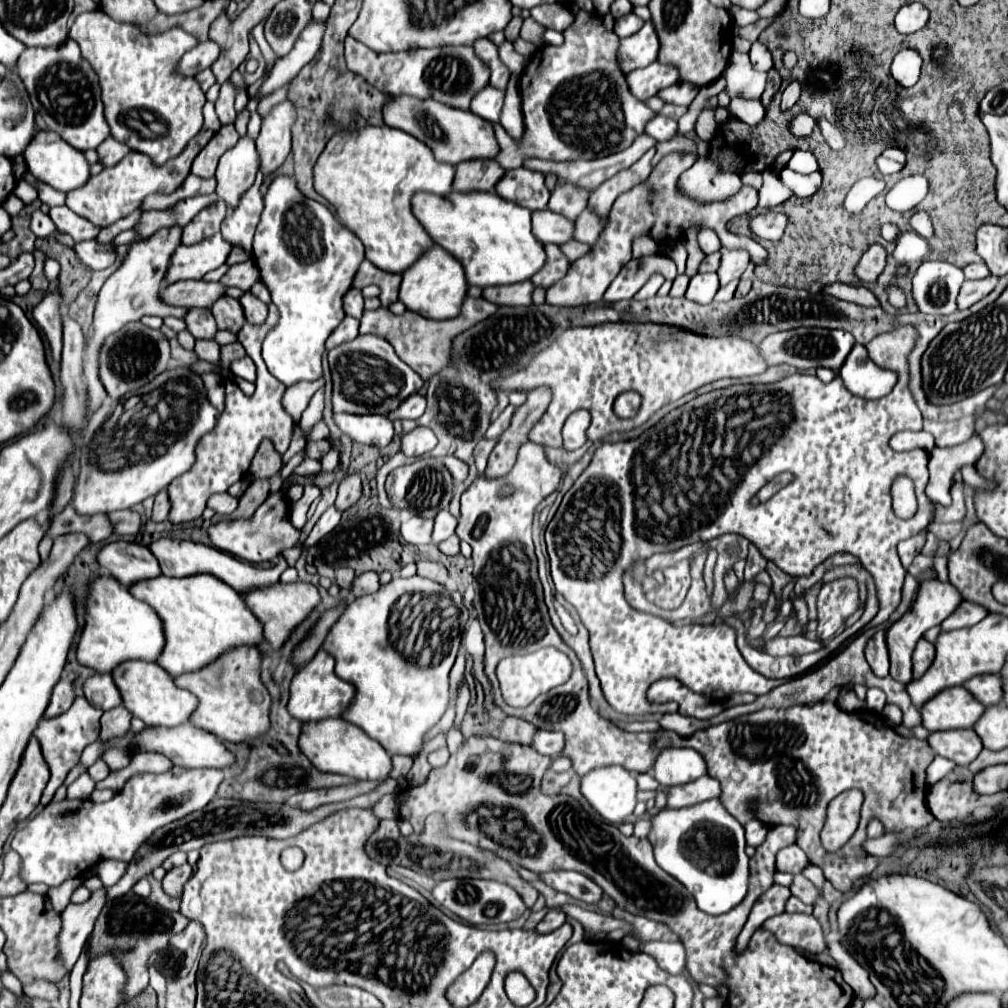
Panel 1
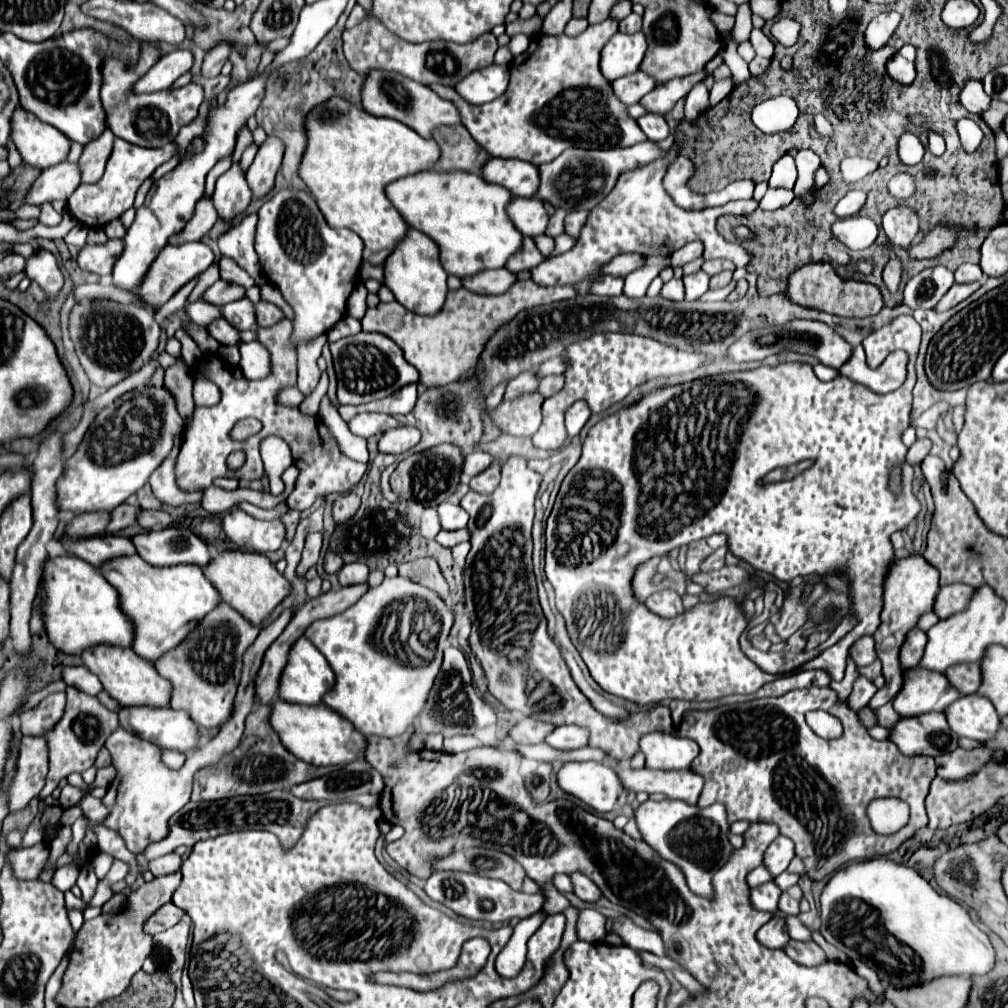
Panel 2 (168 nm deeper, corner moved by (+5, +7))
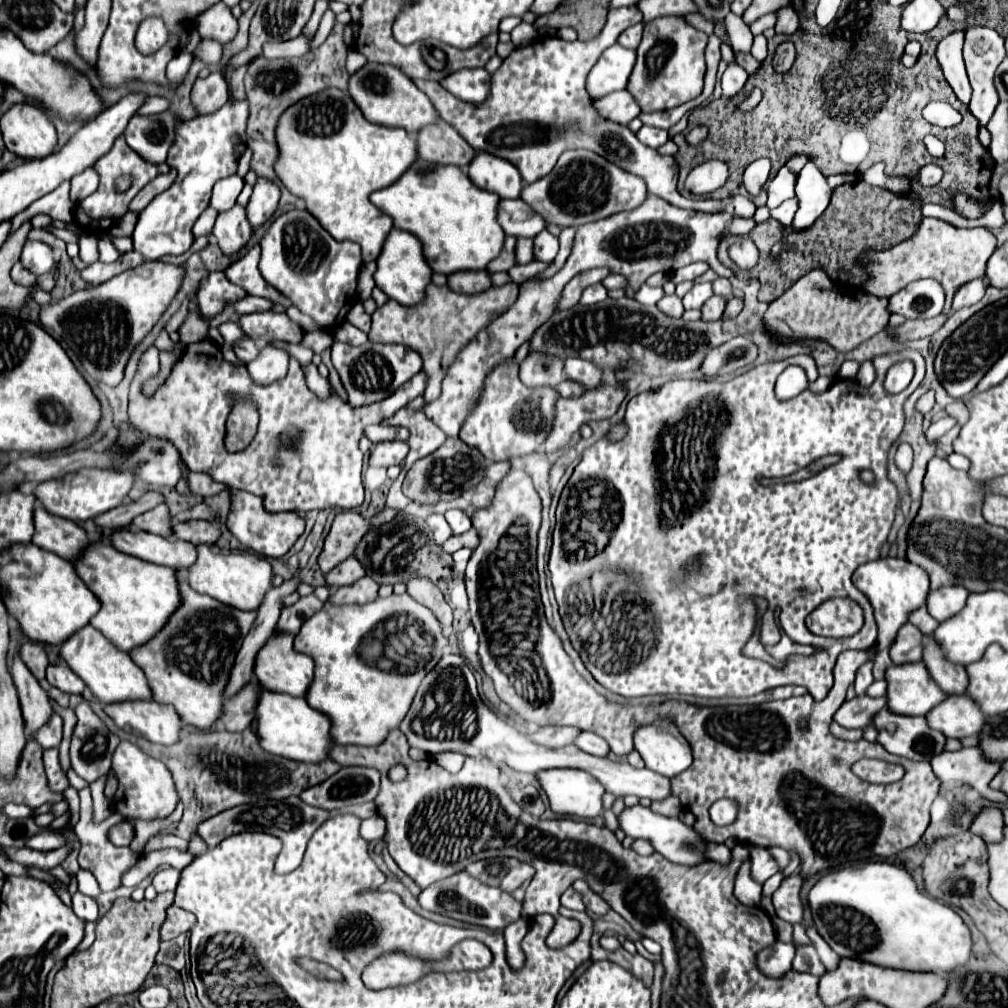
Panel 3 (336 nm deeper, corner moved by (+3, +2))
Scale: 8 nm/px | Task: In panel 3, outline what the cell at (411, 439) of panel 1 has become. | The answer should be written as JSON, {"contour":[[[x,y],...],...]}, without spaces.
{"contour":[[[384,441],[372,449],[370,465],[378,465],[378,467],[400,465],[406,455],[408,455],[408,443],[406,441]]]}

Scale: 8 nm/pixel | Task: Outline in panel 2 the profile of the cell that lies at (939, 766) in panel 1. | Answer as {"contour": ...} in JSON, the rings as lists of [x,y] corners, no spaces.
{"contour":[[[980,746],[974,750],[952,750],[952,754],[940,754],[936,756],[936,768],[938,768],[938,776],[944,780],[962,780],[968,778],[972,772],[980,770],[984,764],[988,764],[994,758],[992,748],[988,746]]]}

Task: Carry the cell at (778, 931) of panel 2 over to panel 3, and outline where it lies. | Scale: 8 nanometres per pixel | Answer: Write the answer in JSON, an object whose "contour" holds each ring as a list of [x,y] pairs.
{"contour":[[[776,941],[774,947],[766,947],[764,951],[758,953],[758,967],[762,967],[762,971],[766,971],[766,975],[784,975],[784,971],[788,971],[792,967],[792,959],[794,959],[794,945],[792,943],[782,943]]]}

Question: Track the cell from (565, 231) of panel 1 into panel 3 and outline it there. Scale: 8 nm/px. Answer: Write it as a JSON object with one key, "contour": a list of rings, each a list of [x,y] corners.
{"contour":[[[502,199],[498,205],[498,219],[506,235],[514,237],[536,237],[546,227],[544,217],[522,199]]]}

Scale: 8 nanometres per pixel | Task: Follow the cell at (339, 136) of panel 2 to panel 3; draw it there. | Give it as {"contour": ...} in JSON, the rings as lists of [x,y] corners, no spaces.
{"contour":[[[330,87],[310,99],[304,99],[304,103],[294,103],[294,107],[286,109],[278,123],[278,147],[282,147],[282,157],[278,157],[274,169],[288,191],[306,201],[308,211],[334,239],[356,241],[362,247],[364,263],[376,261],[388,233],[392,231],[392,219],[370,203],[370,193],[396,183],[412,167],[418,159],[416,139],[404,129],[392,129],[366,121],[348,93]]]}

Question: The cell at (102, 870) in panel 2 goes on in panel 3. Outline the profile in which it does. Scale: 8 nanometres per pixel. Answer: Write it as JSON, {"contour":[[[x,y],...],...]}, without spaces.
{"contour":[[[84,787],[78,793],[80,793],[80,821],[74,827],[74,833],[78,835],[78,839],[82,843],[82,849],[80,849],[80,855],[78,855],[78,863],[80,863],[82,869],[90,871],[96,877],[96,881],[98,881],[98,885],[100,885],[102,891],[112,891],[112,889],[120,887],[122,873],[128,871],[130,865],[134,865],[138,861],[138,855],[132,853],[128,847],[116,847],[116,845],[112,845],[110,839],[108,839],[108,829],[112,825],[120,823],[122,819],[118,819],[118,815],[112,813],[106,821],[102,821],[100,825],[94,825],[92,823],[92,797],[90,797],[90,787]]]}

